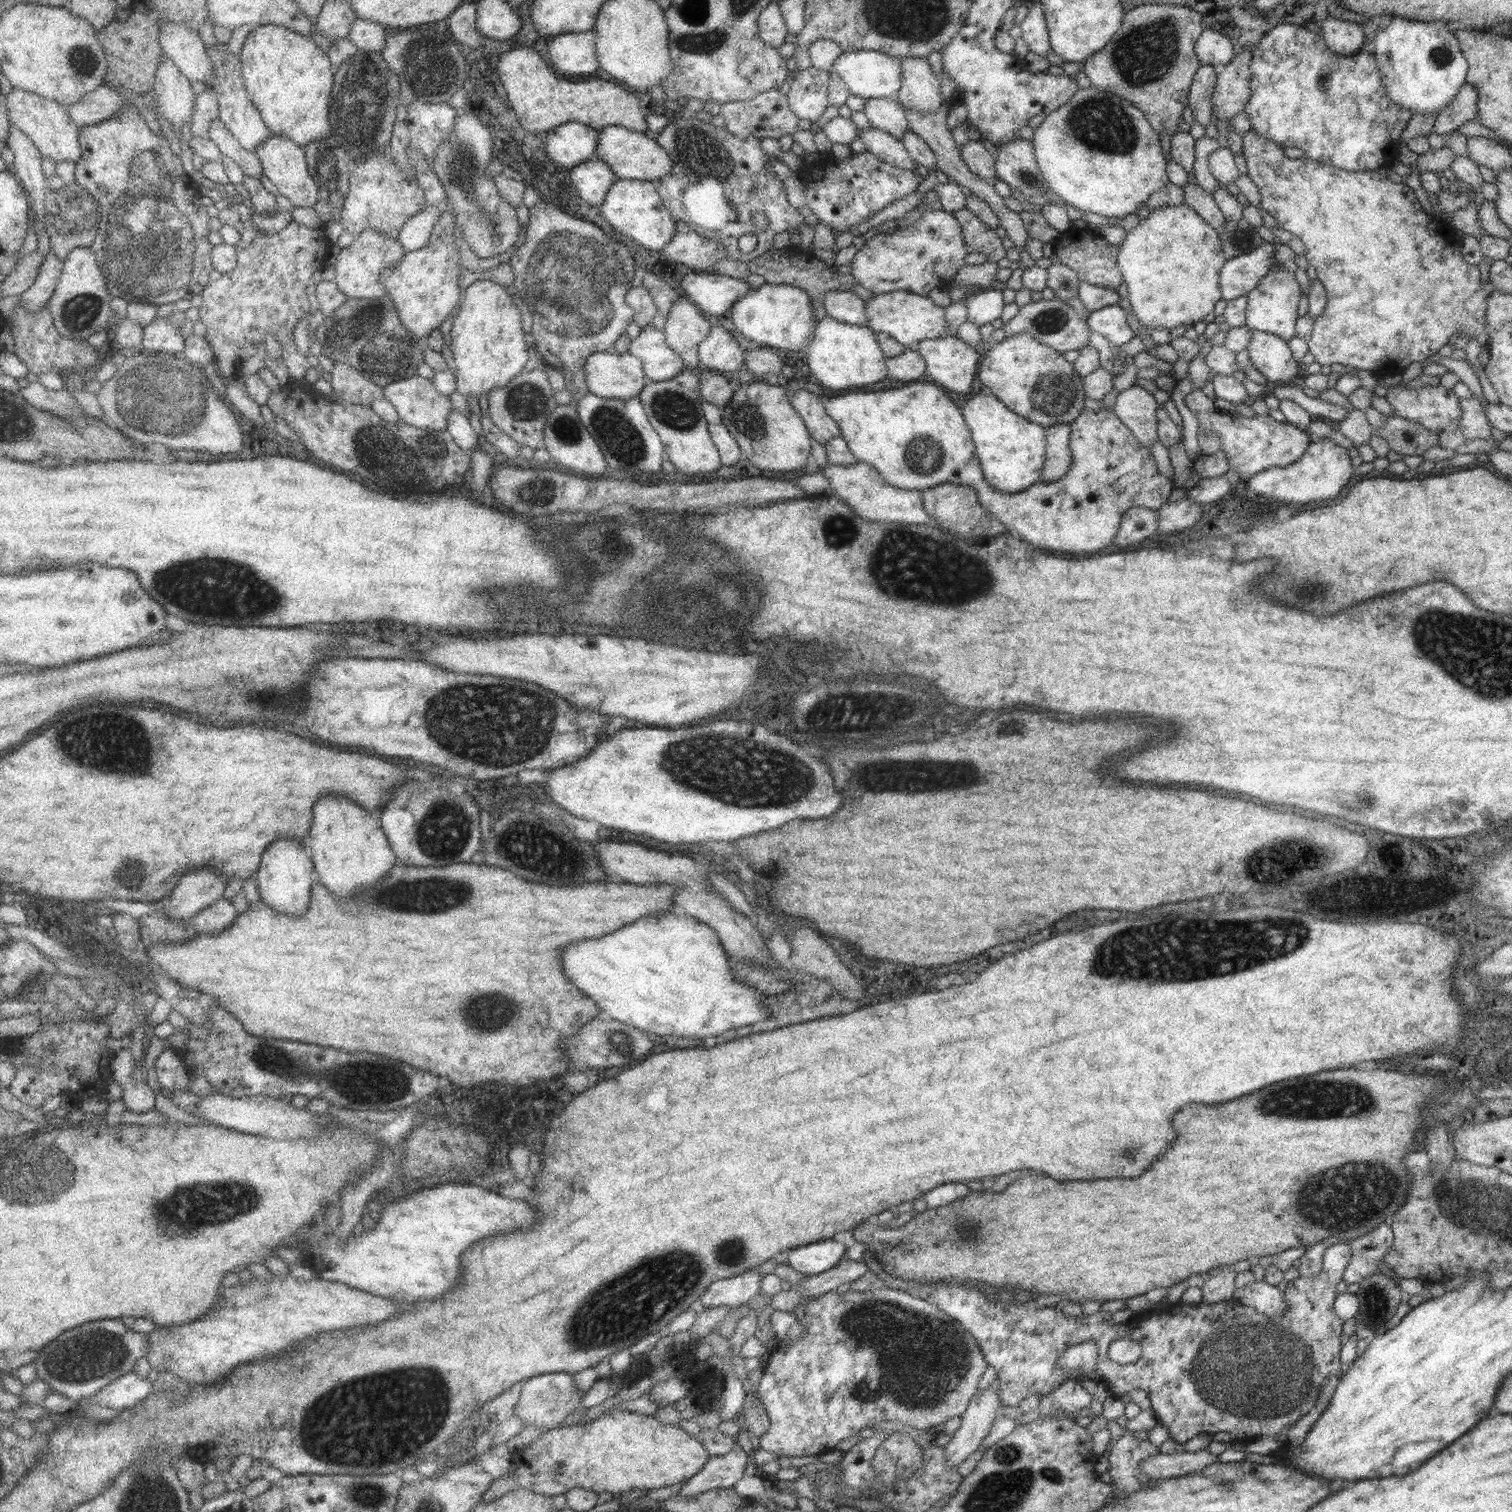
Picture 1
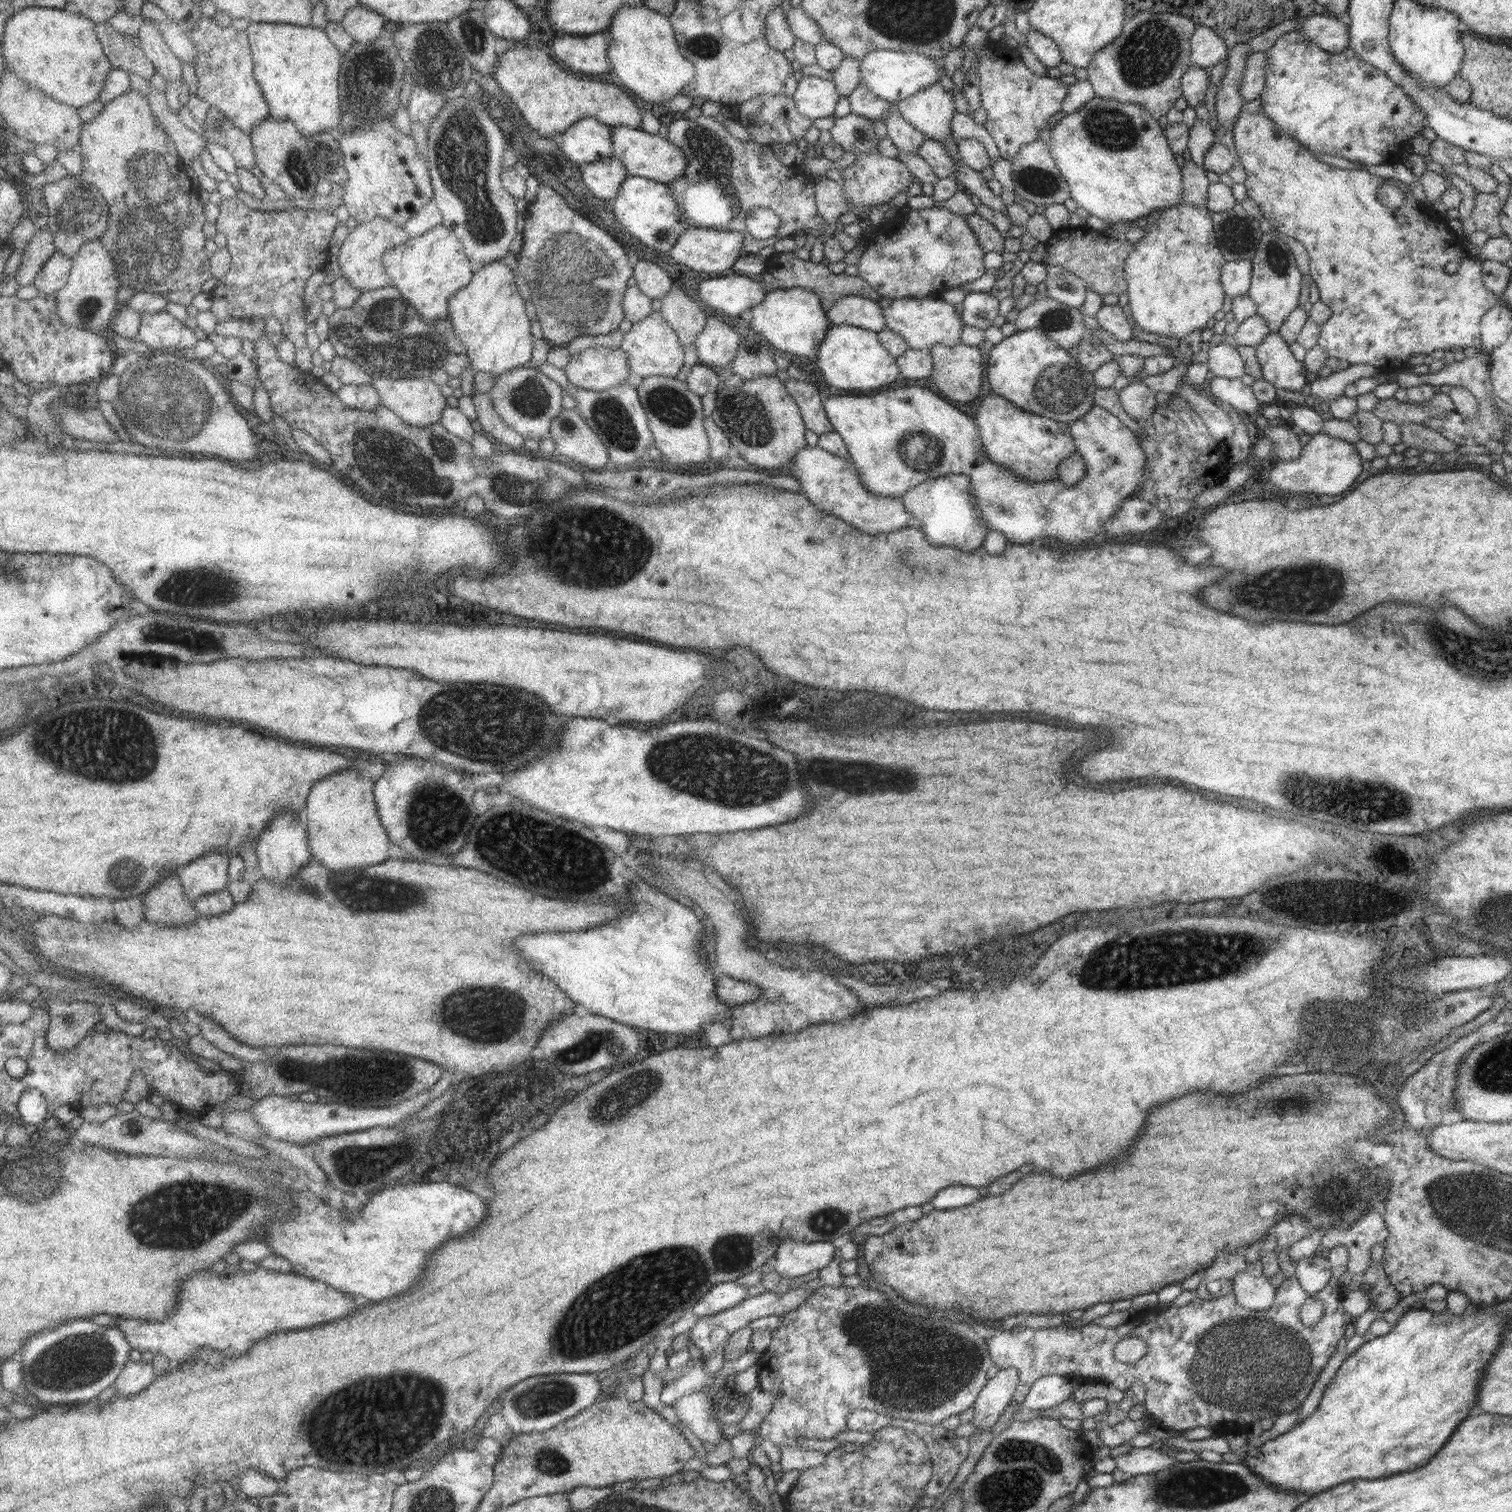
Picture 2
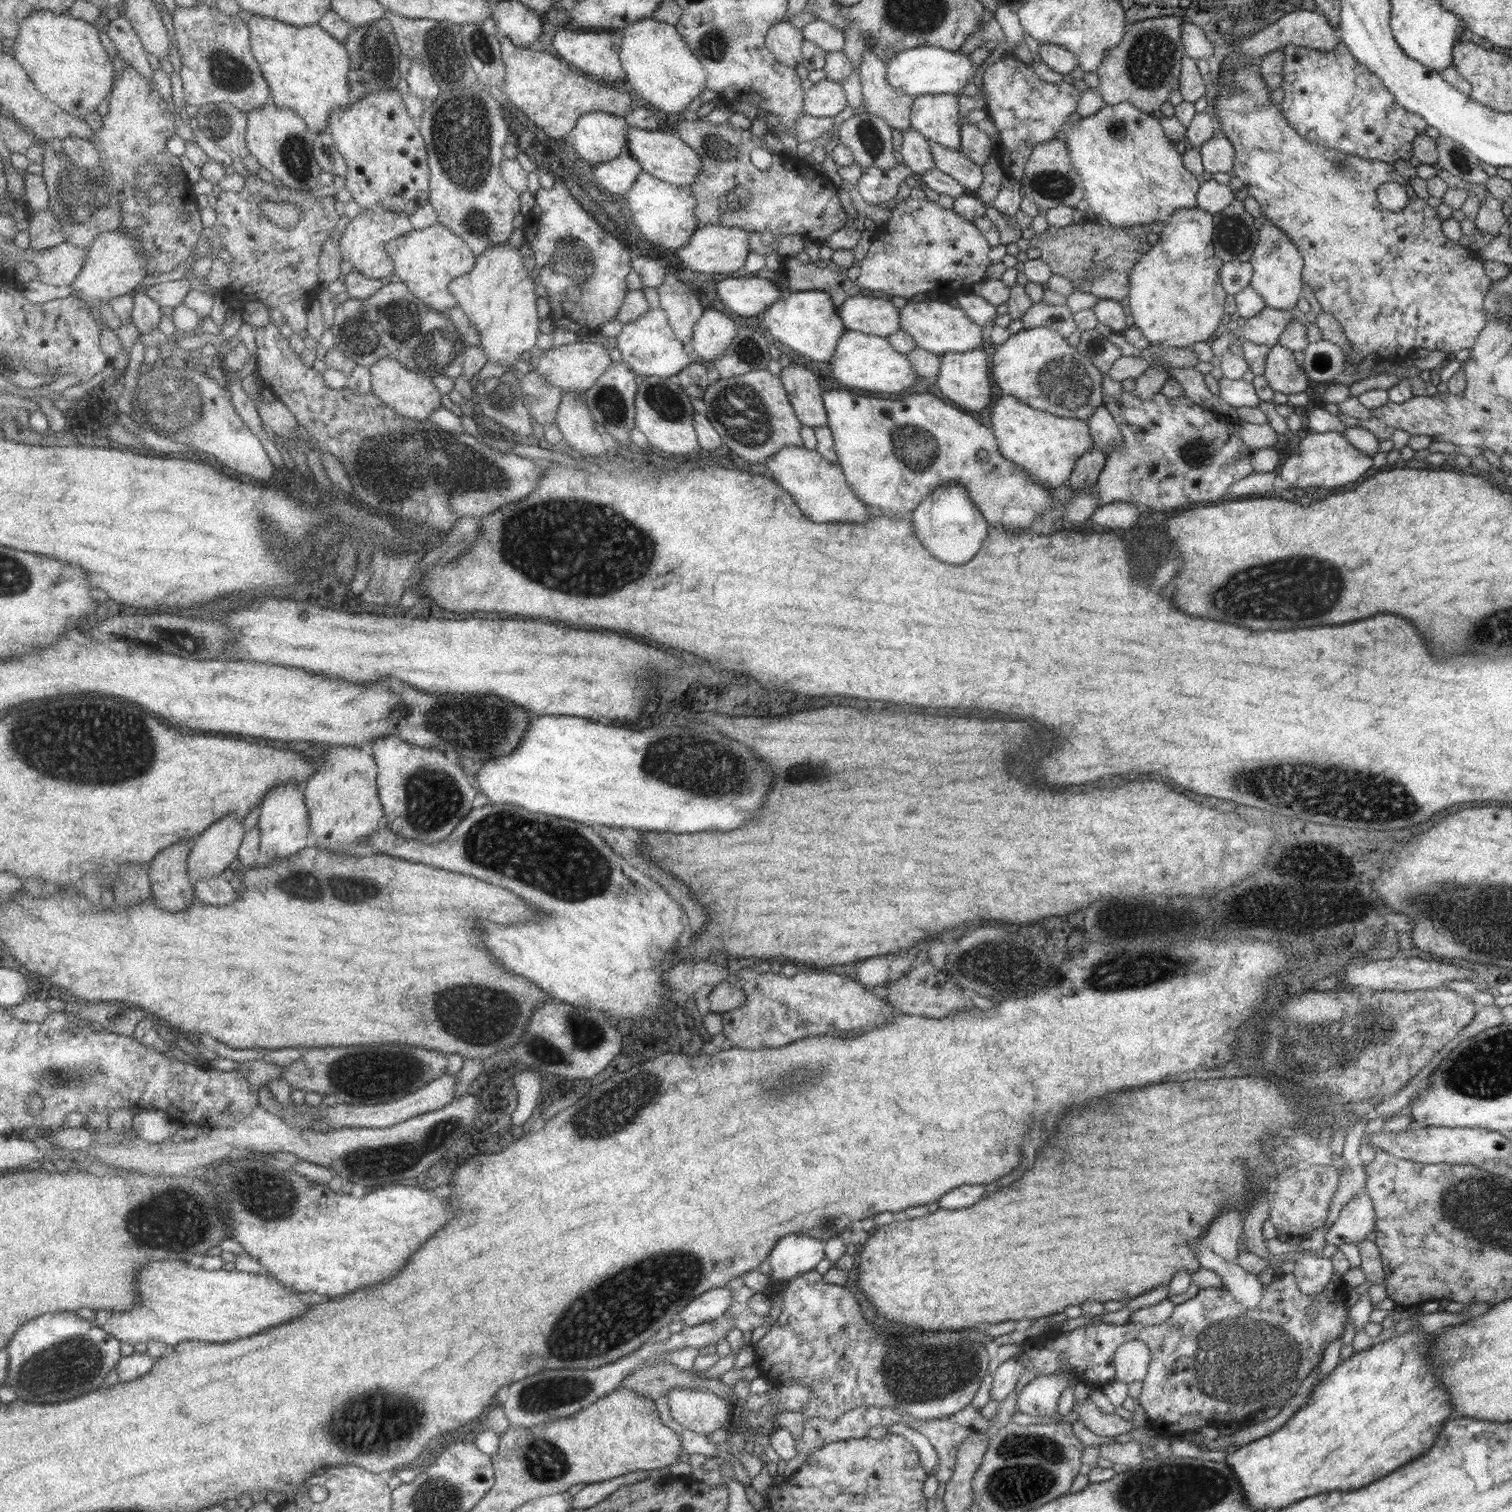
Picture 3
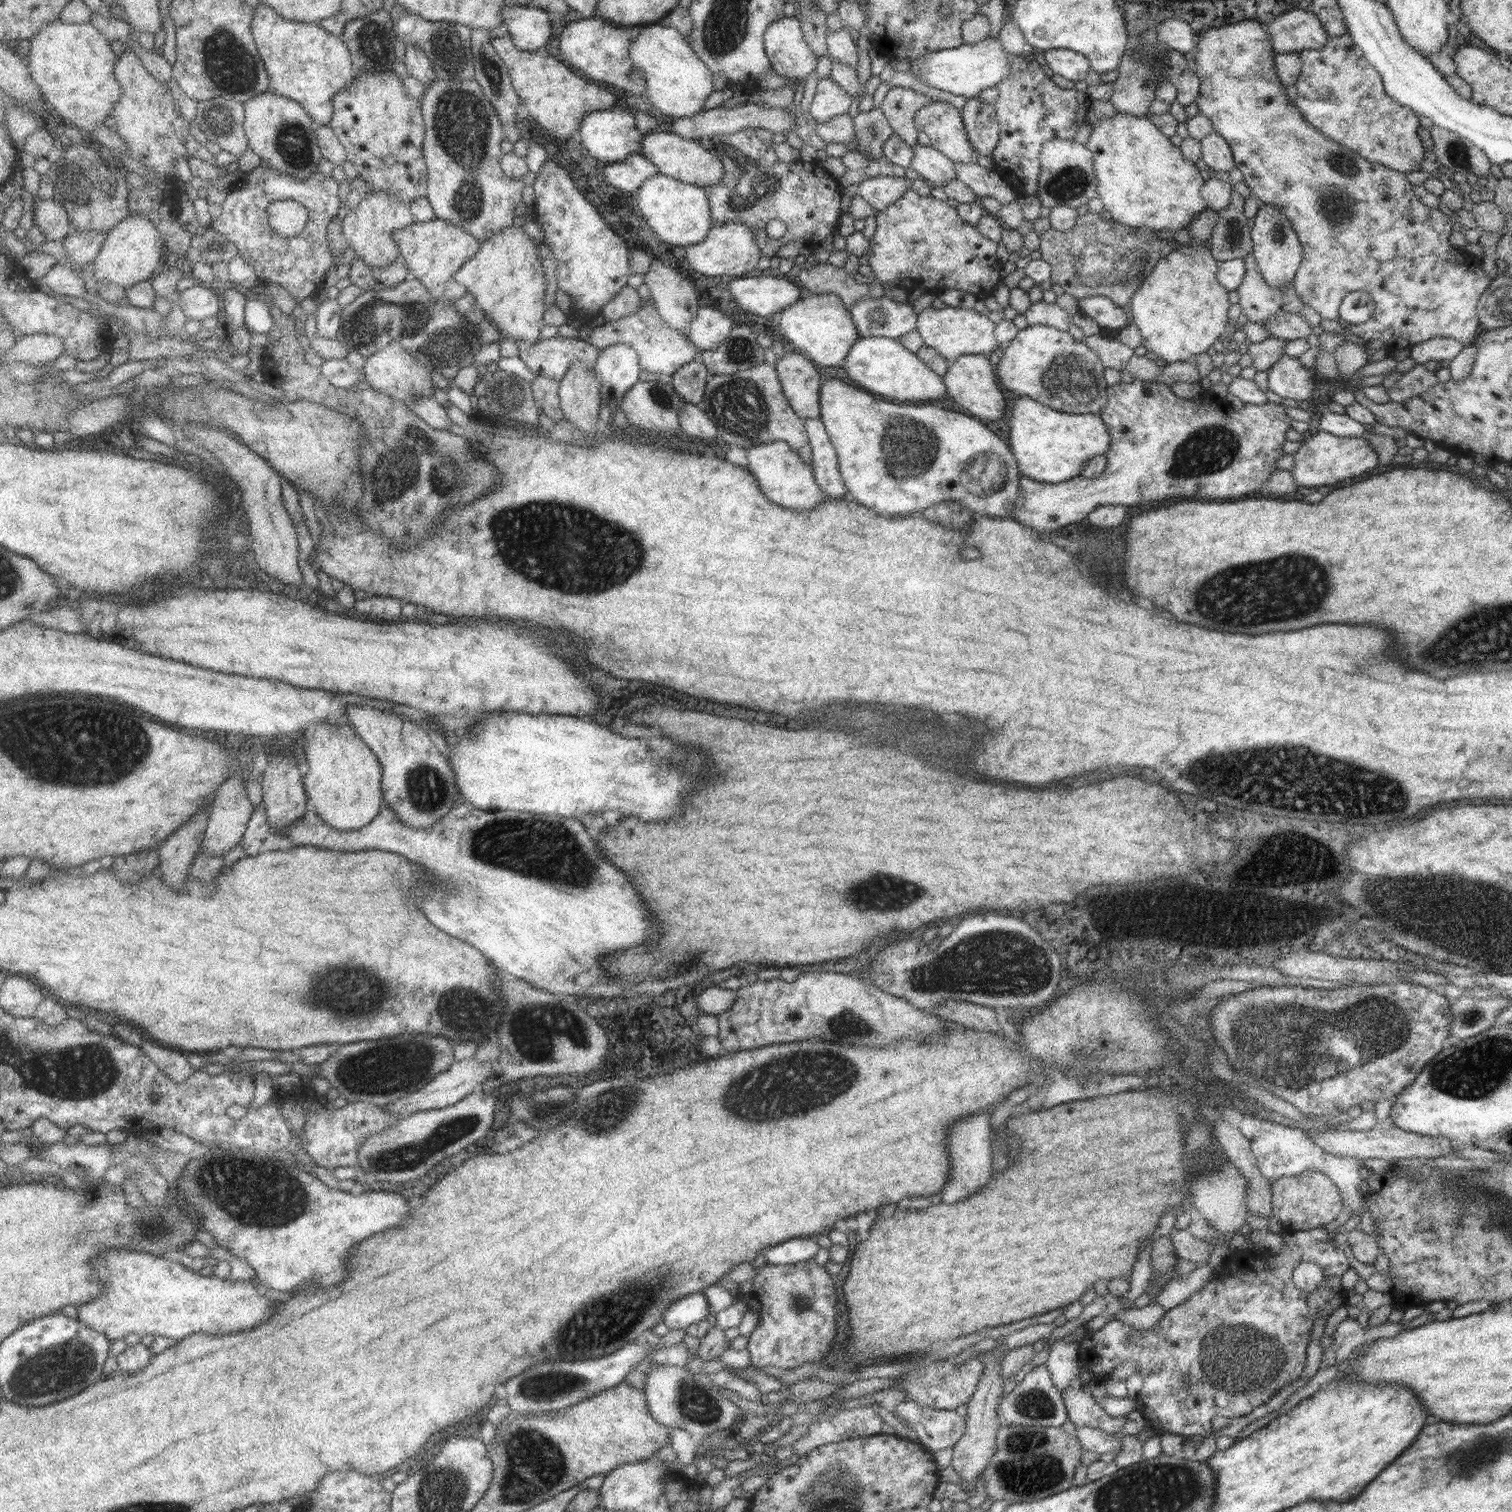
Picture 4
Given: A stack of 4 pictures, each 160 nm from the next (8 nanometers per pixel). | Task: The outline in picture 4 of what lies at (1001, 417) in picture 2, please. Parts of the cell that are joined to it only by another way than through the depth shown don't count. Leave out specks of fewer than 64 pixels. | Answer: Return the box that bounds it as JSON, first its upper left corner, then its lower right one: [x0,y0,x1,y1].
[1008,396,1110,484]

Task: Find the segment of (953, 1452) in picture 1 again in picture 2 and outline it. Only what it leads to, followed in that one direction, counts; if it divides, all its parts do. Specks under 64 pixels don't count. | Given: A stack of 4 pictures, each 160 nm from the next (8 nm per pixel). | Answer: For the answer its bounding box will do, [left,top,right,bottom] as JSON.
[973,1368,1018,1434]

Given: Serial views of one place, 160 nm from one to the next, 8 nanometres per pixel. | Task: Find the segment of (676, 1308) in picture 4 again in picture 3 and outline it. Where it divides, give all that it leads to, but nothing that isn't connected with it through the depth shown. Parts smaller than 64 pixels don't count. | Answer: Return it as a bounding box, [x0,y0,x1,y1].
[676,1287,731,1326]

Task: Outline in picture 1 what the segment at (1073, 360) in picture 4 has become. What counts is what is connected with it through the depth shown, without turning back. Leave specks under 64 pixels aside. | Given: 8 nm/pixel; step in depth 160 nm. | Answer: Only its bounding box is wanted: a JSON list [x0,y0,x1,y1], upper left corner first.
[977,334,1086,427]

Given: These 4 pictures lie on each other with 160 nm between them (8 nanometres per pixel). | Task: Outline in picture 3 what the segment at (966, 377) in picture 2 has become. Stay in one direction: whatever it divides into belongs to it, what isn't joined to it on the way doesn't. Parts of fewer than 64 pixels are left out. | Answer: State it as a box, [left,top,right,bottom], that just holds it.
[937,347,991,413]

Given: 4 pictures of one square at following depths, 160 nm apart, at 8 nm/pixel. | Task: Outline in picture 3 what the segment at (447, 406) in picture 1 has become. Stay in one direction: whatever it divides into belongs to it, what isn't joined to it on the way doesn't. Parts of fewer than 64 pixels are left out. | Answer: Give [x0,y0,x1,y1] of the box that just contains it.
[370,357,441,421]

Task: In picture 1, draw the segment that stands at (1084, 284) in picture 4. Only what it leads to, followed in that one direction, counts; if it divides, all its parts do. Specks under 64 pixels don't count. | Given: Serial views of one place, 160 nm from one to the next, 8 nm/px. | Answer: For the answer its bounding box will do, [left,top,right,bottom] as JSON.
[1052,224,1123,291]

